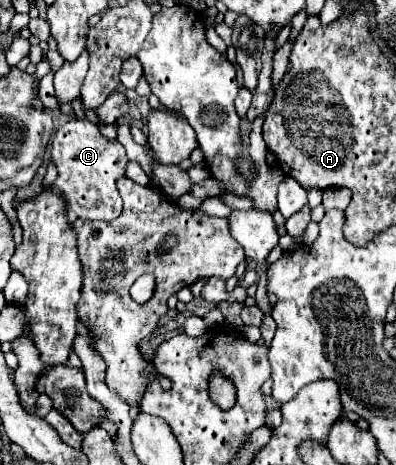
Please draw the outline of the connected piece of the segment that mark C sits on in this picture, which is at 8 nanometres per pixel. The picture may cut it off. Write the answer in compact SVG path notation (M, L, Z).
M71 121L69 125L61 125L59 131L53 135L53 143L51 143L51 161L55 163L59 175L55 179L55 191L63 197L65 207L71 215L81 217L81 219L105 219L111 221L115 217L121 215L121 195L115 187L117 177L125 175L125 165L127 165L127 155L125 155L125 147L119 141L111 141L101 137L97 125L89 123L89 121Z

